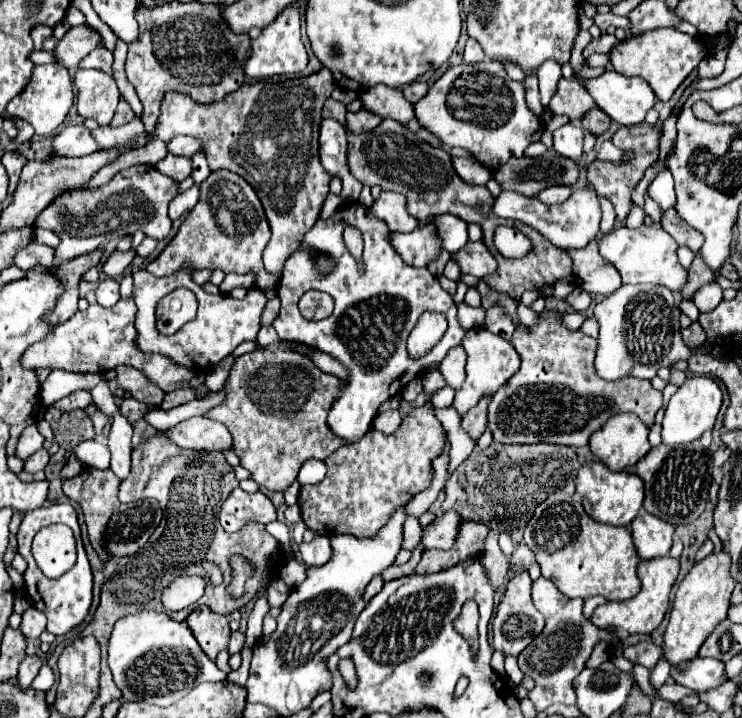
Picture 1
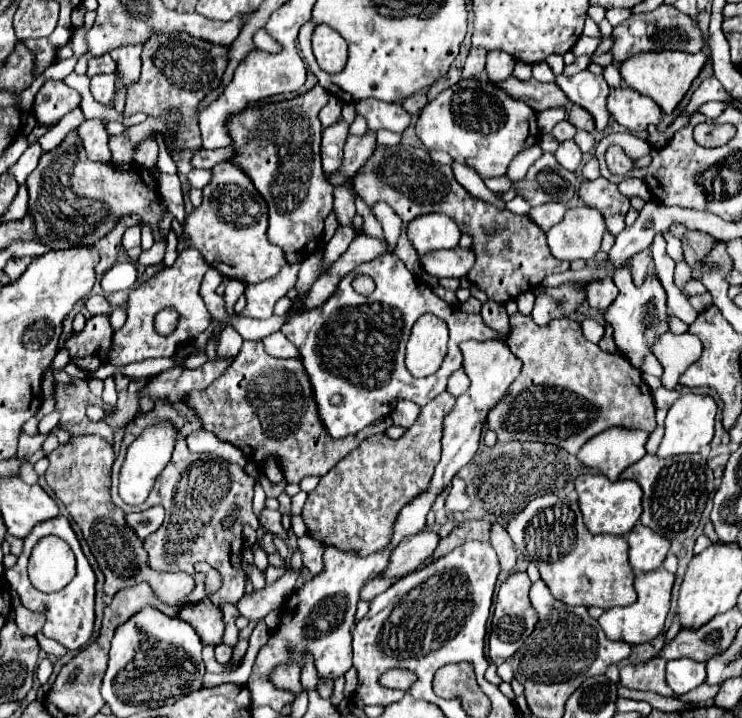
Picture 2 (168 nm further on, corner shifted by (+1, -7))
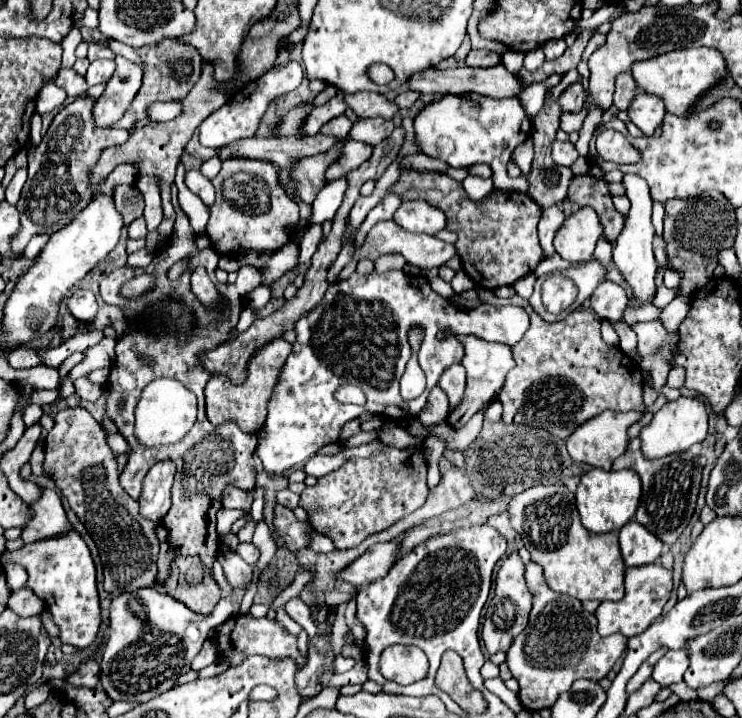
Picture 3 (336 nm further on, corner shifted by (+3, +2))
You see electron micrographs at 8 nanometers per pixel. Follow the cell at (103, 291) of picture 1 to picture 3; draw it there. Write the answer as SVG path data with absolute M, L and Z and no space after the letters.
M77 290L69 300L67 300L67 310L71 316L79 322L93 322L97 316L97 302L95 294L91 290Z

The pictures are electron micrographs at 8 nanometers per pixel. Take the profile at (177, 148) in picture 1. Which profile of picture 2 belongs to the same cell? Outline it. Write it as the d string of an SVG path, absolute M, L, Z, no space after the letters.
M223 147L223 149L197 149L191 157L191 165L193 167L203 167L203 169L211 169L217 163L227 161L233 155L231 147Z

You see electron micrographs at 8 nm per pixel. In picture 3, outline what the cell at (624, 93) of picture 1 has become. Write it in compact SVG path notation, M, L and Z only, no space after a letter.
M637 94L633 104L627 110L629 120L645 134L645 136L653 136L653 132L663 124L663 116L665 116L665 104L659 96L653 94Z

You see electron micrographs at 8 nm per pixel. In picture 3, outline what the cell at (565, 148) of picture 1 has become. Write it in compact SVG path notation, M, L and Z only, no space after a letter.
M559 140L553 142L551 154L553 154L553 162L559 166L571 166L579 158L579 154L571 142L559 142Z

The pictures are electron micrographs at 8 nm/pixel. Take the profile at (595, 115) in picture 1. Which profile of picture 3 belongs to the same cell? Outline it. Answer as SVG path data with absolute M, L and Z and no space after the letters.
M571 84L559 98L563 112L579 112L585 104L585 88L583 84Z

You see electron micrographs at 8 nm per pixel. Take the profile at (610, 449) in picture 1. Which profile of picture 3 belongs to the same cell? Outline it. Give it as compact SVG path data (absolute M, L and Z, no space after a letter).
M659 394L656 402L651 407L646 407L643 412L633 410L628 412L601 412L601 416L595 416L593 420L587 420L581 428L577 428L577 432L573 432L573 436L569 436L569 440L567 440L567 452L569 452L569 456L575 462L609 470L611 468L611 462L617 456L621 456L625 452L625 448L627 448L627 442L629 442L627 428L631 424L635 424L647 412L655 413L666 402L666 397Z

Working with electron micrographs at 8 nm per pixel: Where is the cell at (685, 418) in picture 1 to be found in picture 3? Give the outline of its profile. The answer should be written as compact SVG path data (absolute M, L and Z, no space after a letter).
M681 396L675 402L667 402L659 412L653 414L653 420L641 428L639 440L641 440L641 452L645 458L661 458L673 452L685 452L693 444L703 442L707 436L707 410L703 400L699 398L685 398Z

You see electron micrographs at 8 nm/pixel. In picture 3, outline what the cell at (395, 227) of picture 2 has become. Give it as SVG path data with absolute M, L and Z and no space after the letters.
M387 254L387 256L381 256L377 262L375 262L375 270L379 274L385 274L389 270L403 270L405 266L405 260L399 256L399 254Z

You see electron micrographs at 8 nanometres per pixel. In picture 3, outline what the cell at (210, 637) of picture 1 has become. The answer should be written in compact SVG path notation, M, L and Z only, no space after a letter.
M177 556L163 588L197 614L209 614L221 598L221 588L197 556Z

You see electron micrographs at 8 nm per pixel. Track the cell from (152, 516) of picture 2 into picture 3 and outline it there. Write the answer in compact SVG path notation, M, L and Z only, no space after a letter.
M161 460L149 468L143 478L143 490L139 496L141 516L159 522L171 508L171 482L175 466L171 460Z

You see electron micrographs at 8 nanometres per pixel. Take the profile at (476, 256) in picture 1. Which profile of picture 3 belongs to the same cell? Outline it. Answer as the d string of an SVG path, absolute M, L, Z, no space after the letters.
M381 220L377 222L369 234L365 236L365 242L361 246L353 244L355 246L355 252L353 252L353 260L355 262L361 262L361 260L371 260L375 262L379 256L383 254L401 254L407 264L411 266L417 266L417 268L439 268L441 264L445 264L449 258L453 258L457 254L455 246L453 244L447 244L447 242L441 242L437 240L435 236L425 236L425 234L411 234L411 232L405 232L399 224L395 224L393 220Z

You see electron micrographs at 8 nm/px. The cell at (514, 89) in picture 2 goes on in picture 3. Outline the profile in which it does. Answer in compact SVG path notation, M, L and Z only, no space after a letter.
M503 64L493 66L493 68L449 68L449 70L437 70L437 68L427 68L425 72L413 74L409 80L409 90L419 92L419 94L481 94L489 98L507 98L507 96L519 96L523 90L523 84L515 74L509 74Z

